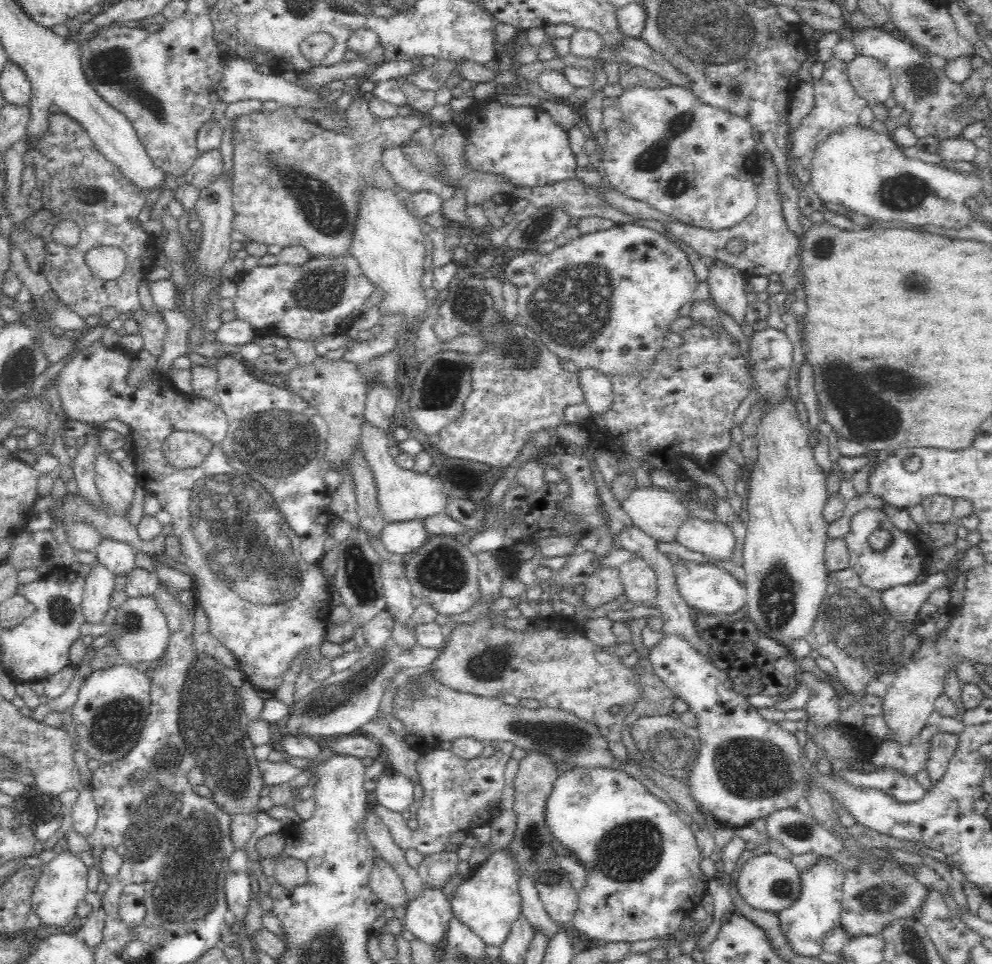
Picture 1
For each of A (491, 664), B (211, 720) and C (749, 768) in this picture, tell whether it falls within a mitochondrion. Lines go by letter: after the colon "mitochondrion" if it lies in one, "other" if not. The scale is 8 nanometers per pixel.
A: mitochondrion
B: mitochondrion
C: mitochondrion

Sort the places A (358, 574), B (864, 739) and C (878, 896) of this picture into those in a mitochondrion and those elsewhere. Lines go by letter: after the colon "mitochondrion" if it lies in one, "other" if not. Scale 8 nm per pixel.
A: mitochondrion
B: other
C: mitochondrion

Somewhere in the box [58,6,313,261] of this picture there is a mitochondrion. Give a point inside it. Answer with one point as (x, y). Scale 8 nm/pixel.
(112, 68)

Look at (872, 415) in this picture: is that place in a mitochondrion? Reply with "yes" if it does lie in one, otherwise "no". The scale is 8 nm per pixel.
yes

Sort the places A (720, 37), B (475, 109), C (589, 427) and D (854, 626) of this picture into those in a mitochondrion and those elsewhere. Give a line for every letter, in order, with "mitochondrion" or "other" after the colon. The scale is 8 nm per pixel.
A: mitochondrion
B: other
C: other
D: mitochondrion

